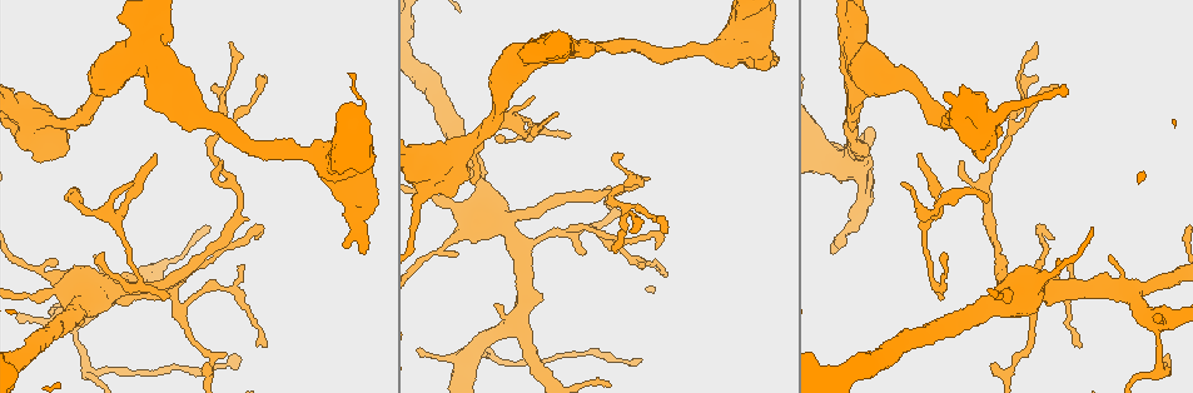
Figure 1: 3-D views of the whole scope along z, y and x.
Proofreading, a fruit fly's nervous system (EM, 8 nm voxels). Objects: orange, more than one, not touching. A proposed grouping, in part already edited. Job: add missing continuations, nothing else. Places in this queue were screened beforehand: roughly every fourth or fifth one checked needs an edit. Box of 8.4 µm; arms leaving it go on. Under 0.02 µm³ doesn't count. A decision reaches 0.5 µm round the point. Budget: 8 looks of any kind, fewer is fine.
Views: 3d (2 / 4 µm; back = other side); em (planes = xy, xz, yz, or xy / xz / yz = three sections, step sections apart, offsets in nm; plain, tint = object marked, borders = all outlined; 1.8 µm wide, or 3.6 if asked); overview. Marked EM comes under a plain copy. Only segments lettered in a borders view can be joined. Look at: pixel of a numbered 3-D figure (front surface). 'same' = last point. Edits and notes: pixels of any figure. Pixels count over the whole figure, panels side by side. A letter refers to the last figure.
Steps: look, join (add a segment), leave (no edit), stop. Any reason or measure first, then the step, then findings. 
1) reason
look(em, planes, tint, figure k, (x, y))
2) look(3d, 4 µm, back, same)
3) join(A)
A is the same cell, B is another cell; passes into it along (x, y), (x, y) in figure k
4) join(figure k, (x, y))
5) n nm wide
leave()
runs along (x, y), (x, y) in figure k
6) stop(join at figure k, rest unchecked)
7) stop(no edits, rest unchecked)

branch stops here
look(em, planes, borders, figure 1, (165, 294))

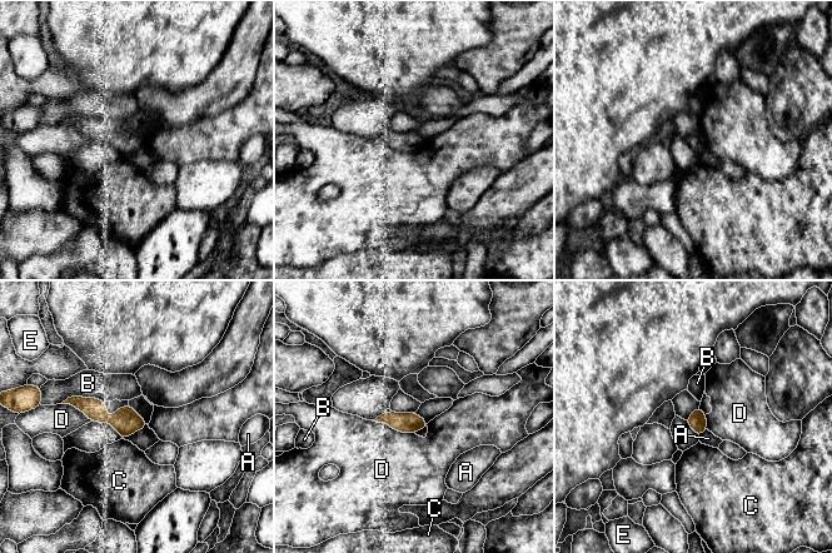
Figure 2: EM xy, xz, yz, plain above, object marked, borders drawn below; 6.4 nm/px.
B touches over 280 nm
leave()
A, B, C, D and E are other cells; none of them fits

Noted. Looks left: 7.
tapers out
look(em, planes, borders, figure 1, (1166, 356))

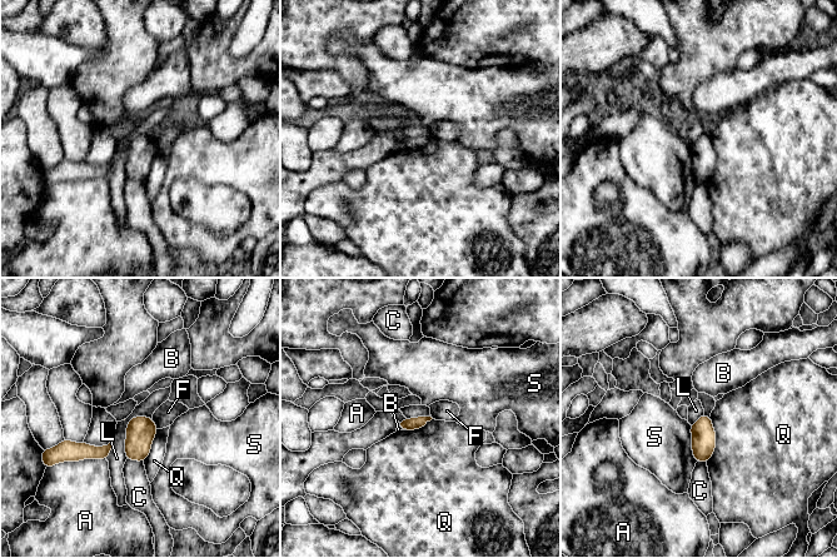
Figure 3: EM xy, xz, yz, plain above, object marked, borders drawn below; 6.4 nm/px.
80 nm wide
leave()
A, B, C, F, L, Q and S are other cells; border along (152, 417), (129, 421), (126, 458) in figure 3; none of them fits

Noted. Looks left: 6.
look(em, planes, borders, figure 1, (529, 49))

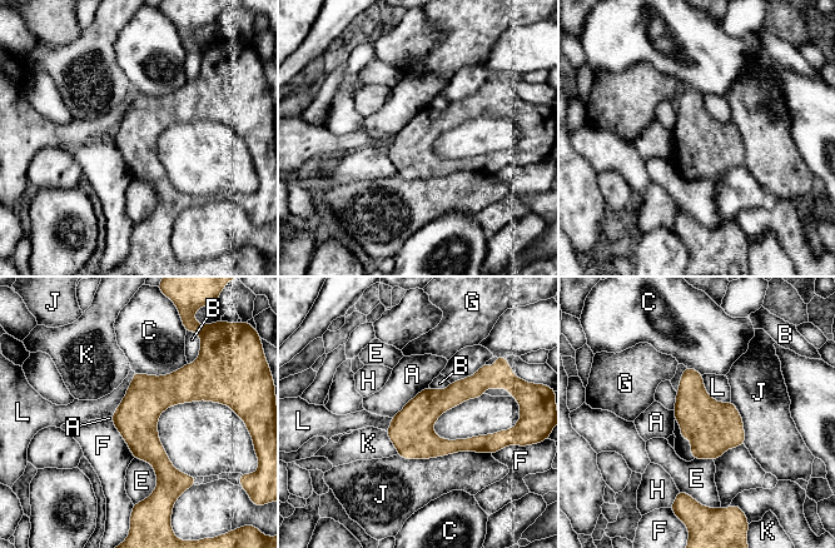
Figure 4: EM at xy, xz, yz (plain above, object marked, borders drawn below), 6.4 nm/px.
280 nm wide
leave()
A, B, C, E, F, G, H, J, K and L are other cells; border along (428, 387), (418, 392), (391, 417) in figure 4; none of them fits

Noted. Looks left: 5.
stop(no edits, rest unchecked)

